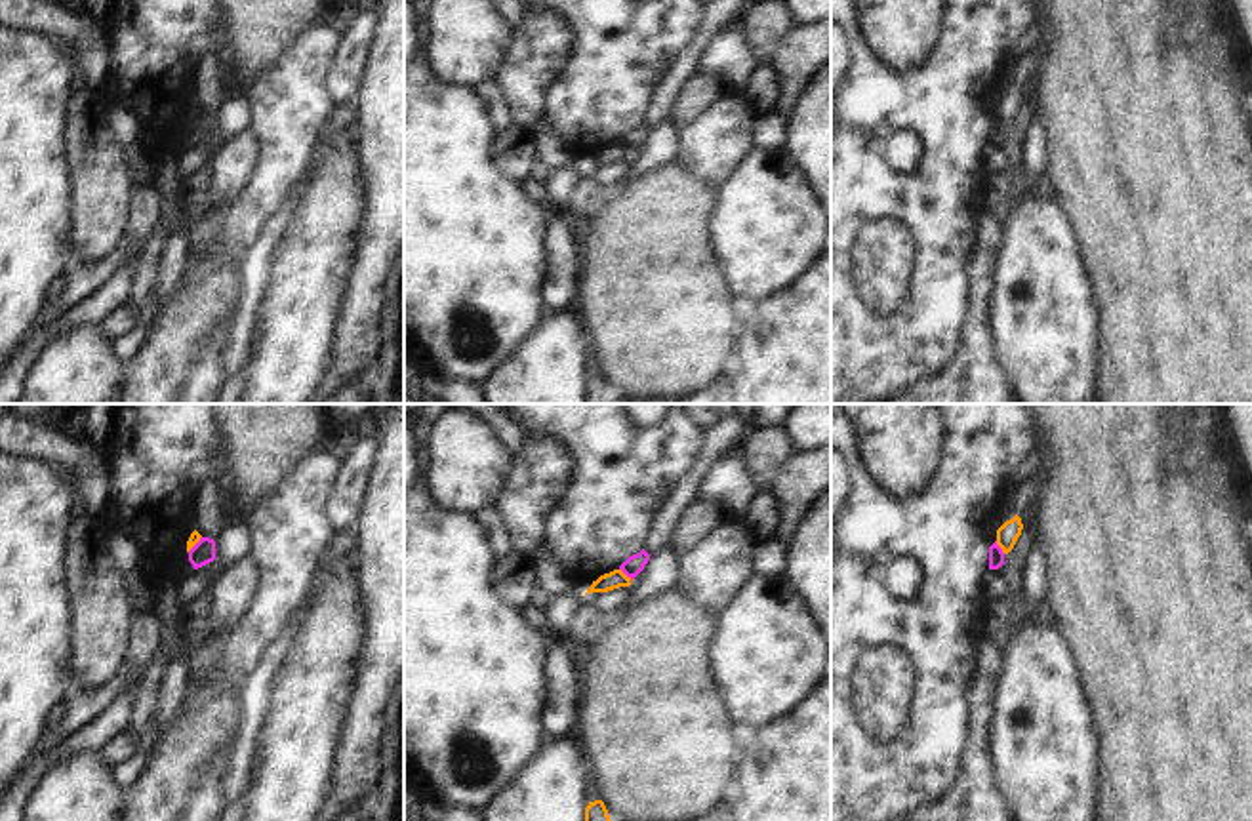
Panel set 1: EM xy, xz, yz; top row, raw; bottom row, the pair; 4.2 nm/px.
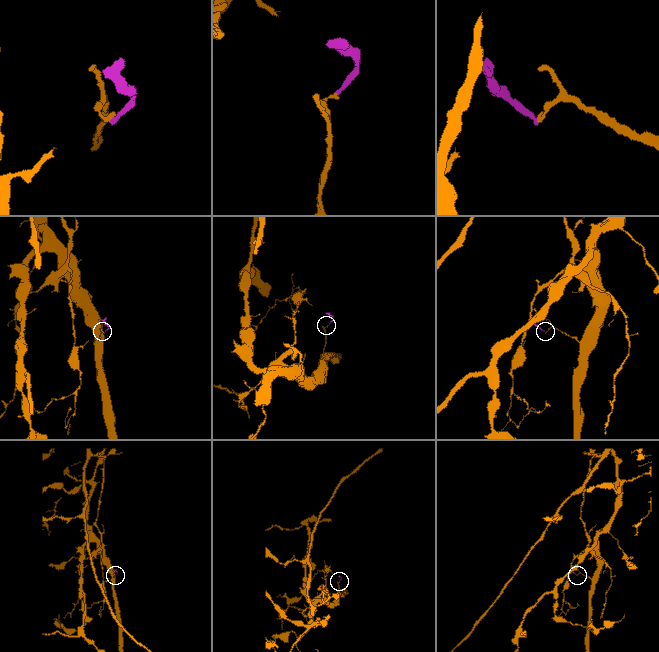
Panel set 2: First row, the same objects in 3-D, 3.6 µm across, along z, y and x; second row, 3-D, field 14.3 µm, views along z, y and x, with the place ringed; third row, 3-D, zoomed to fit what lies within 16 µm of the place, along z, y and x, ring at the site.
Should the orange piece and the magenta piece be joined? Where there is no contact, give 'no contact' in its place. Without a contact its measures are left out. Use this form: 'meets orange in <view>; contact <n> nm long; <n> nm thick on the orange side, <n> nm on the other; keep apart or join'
meets orange in xz; contact 80 nm long; 80 nm thick on the orange side, 80 nm on the other; keep apart

